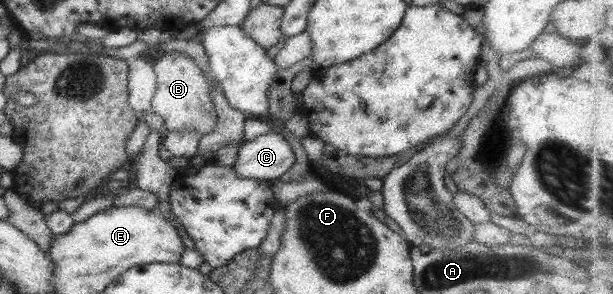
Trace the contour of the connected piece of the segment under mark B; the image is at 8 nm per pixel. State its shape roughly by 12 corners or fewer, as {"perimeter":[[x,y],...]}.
{"perimeter":[[169,52],[153,66],[151,109],[167,131],[216,127],[210,85],[195,62]]}

